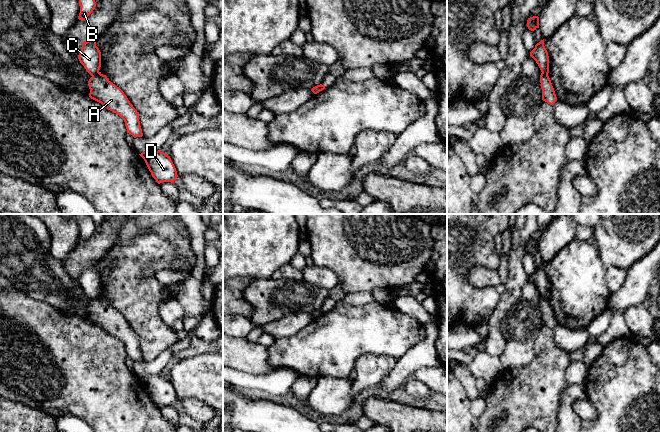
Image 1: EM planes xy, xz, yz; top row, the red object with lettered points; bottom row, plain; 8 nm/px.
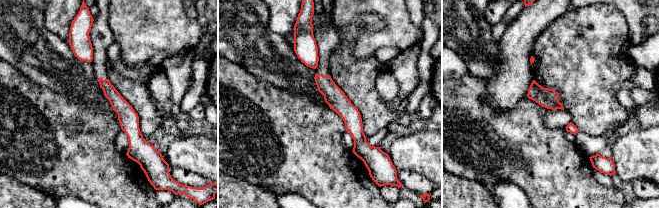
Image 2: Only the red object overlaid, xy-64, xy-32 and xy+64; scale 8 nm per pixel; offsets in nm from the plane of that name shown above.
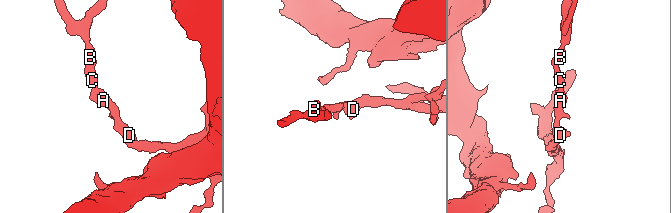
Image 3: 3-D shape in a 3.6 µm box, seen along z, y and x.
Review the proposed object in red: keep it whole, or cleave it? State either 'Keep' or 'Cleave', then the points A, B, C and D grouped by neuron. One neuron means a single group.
Cleave. Groups: A D / B C

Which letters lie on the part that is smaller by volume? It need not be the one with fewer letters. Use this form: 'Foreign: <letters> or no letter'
Foreign: A, D

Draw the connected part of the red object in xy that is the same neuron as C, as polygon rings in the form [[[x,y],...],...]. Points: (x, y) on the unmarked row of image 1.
[[[89,264],[82,267],[78,283],[91,300],[99,296],[101,291],[101,276],[96,270],[96,264]]]

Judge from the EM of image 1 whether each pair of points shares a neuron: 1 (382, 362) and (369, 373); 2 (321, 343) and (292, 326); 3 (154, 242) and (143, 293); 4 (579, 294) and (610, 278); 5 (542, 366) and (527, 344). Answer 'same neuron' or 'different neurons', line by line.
1: same neuron
2: different neurons
3: same neuron
4: different neurons
5: different neurons

